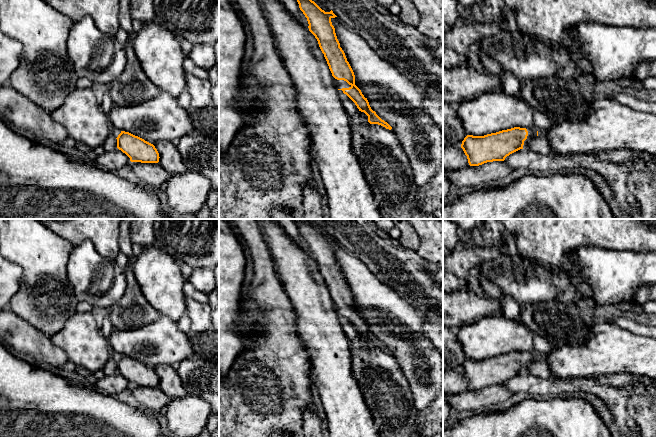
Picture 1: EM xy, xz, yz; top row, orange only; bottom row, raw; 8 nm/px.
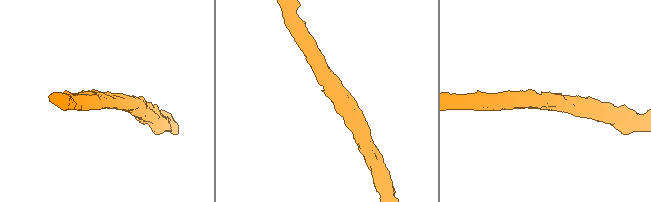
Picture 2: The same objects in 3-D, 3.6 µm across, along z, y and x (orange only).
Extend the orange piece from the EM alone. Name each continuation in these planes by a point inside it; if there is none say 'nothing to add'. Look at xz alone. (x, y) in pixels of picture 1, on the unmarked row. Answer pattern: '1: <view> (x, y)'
1: xz (340, 308)

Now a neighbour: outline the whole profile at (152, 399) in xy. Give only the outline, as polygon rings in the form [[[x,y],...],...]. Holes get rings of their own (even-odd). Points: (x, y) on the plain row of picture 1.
[[[130,386],[129,389],[132,391],[135,400],[140,404],[141,408],[152,415],[163,413],[172,400],[159,387]]]

